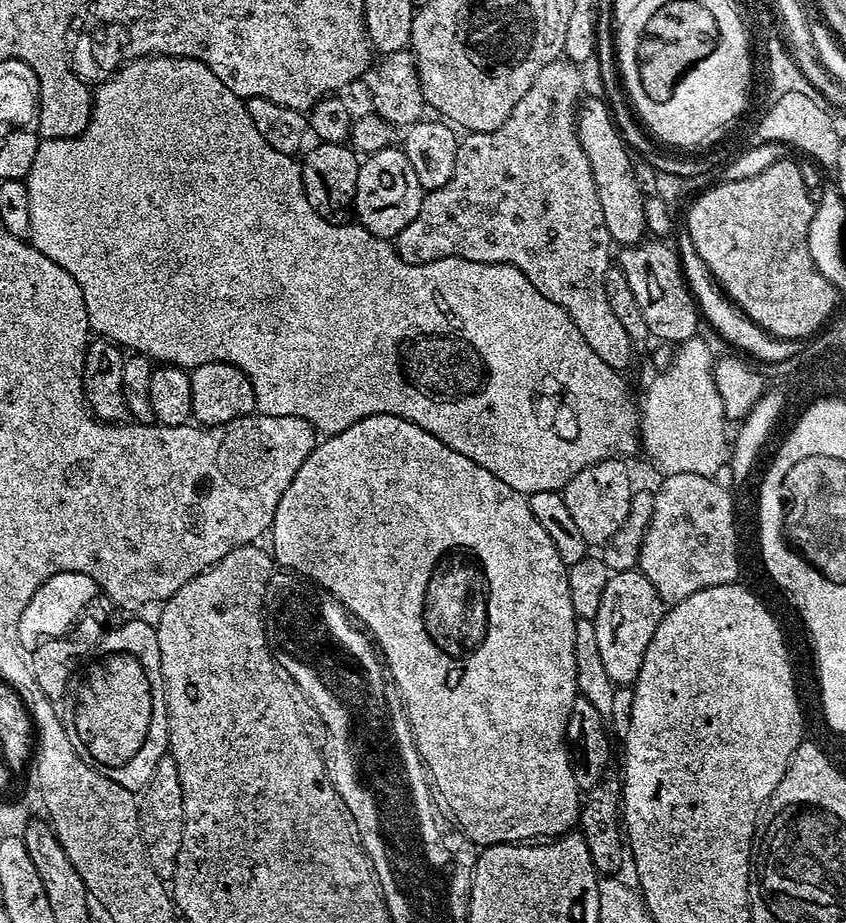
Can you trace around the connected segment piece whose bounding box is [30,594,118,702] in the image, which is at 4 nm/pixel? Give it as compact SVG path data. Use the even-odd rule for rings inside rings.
M99 594L90 602L88 608L80 616L80 620L64 636L44 640L30 652L32 673L38 686L42 686L42 694L46 694L46 698L50 698L53 702L59 701L59 696L67 690L68 683L72 680L72 671L76 667L79 669L82 662L87 661L95 653L102 638L109 628L113 627L112 615L117 615L117 612L118 609L112 603L112 599Z

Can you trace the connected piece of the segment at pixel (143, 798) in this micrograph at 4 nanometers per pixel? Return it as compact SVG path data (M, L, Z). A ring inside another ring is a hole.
M166 754L154 766L154 774L150 774L150 782L138 793L138 818L140 819L140 841L144 843L144 853L148 865L165 882L171 881L176 872L178 850L182 850L182 834L184 833L184 799L182 798L182 782L178 779L178 766L170 754Z

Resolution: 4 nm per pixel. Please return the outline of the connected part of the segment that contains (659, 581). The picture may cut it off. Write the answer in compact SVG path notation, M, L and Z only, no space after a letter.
M670 474L655 489L654 514L642 538L638 571L650 578L650 586L658 590L665 605L671 606L690 598L698 590L710 586L734 584L740 577L740 540L736 537L736 508L732 505L732 492L718 486L713 477L699 474Z

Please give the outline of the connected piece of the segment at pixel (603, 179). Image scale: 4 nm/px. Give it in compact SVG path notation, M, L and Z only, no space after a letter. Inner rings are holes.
M587 100L579 109L576 126L583 149L591 160L592 173L598 186L598 200L602 202L602 214L606 218L606 230L610 230L617 245L639 244L646 236L647 224L643 216L646 193L641 190L640 179L636 177L637 165L632 164L633 153L618 131L618 124L612 121L607 106L600 100Z

